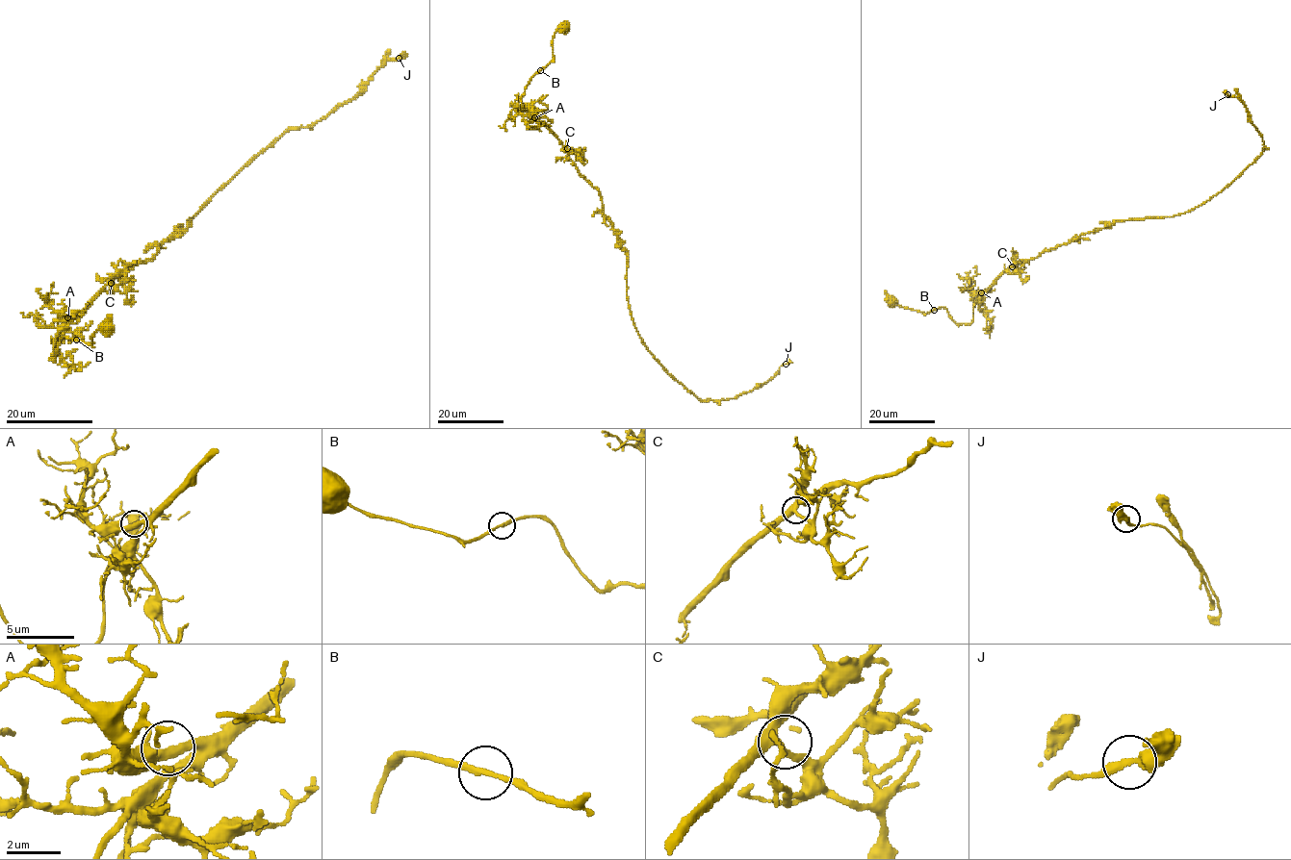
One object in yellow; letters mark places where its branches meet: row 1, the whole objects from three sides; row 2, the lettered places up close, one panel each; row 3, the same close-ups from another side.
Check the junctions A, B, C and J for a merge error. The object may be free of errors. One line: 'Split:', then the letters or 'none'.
Split: B

